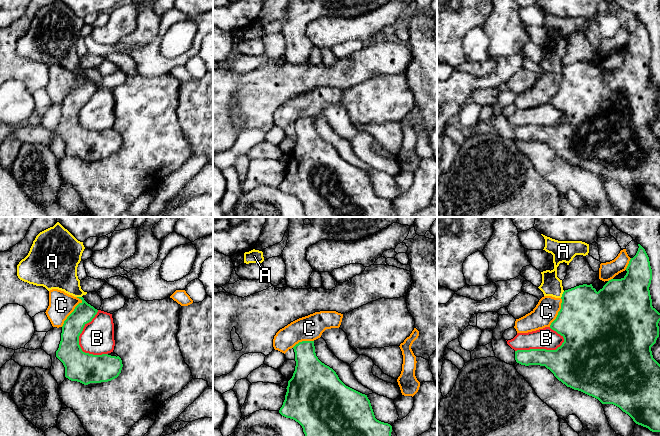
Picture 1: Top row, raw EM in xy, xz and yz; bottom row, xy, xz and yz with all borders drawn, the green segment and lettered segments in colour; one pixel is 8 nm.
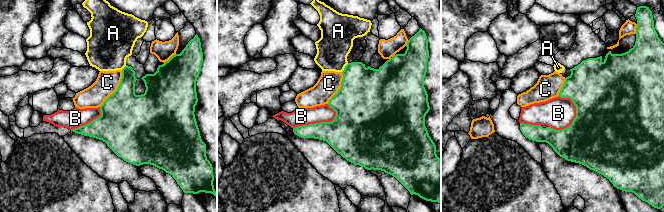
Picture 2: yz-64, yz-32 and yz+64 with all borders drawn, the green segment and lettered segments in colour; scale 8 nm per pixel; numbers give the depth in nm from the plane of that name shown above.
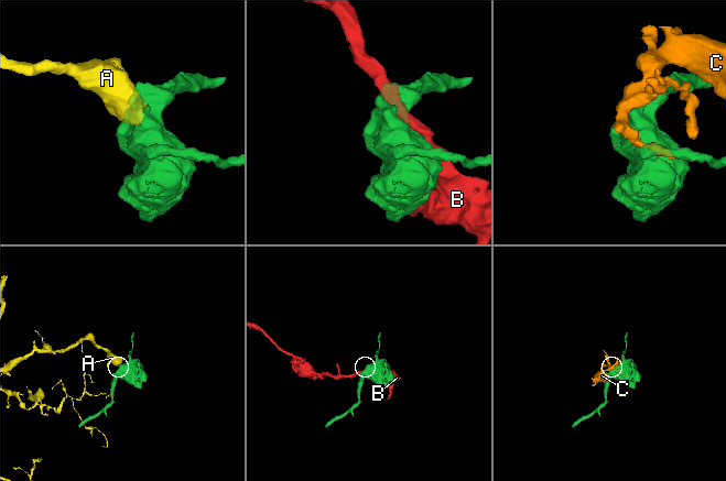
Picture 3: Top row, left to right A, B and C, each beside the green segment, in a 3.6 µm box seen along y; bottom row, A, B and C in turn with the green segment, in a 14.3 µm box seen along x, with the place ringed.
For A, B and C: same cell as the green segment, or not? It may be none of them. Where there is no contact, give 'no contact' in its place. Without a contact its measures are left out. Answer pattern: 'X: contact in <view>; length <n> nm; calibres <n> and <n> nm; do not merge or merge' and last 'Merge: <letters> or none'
A: contact in yz; length 70 nm; calibres 420 and 170 nm; do not merge
B: contact in xy; length 380 nm; calibres 240 and 260 nm; do not merge
C: contact in xy; length 280 nm; calibres 160 and 200 nm; do not merge
Merge: none

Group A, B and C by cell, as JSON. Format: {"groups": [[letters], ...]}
{"groups": [["A"], ["B"], ["C"]]}

